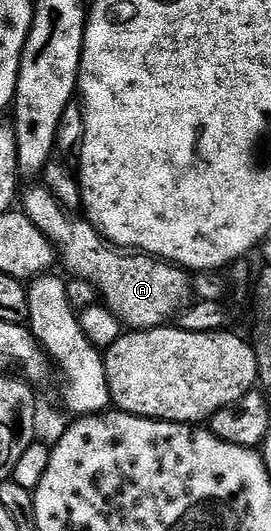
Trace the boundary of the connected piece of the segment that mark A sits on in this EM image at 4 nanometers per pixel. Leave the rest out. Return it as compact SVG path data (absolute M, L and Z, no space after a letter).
M37 182L29 188L27 185L23 189L23 214L55 245L59 259L64 259L65 266L74 275L89 276L95 280L104 295L103 303L117 315L121 325L132 330L167 325L190 296L185 269L155 256L118 250L117 245L104 239L91 220L83 215L68 216L64 207L62 201L43 183Z

